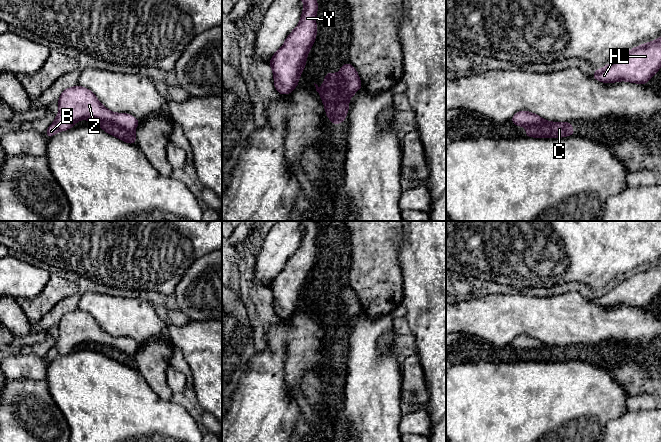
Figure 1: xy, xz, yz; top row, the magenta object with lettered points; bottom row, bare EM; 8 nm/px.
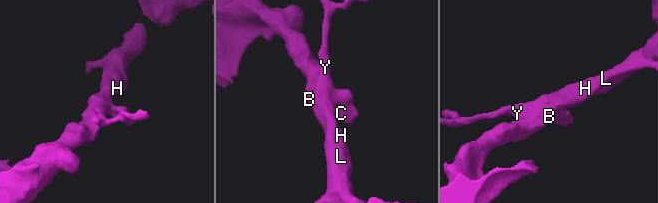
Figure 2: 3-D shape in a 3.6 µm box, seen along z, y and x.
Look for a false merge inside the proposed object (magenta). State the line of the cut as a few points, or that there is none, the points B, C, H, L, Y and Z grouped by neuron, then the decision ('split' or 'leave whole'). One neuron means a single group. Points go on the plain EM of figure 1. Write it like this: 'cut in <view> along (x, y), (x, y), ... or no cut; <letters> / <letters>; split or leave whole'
cut in xy along (89, 342), (111, 345), (126, 352), (134, 353); B H L Y Z / C; split

